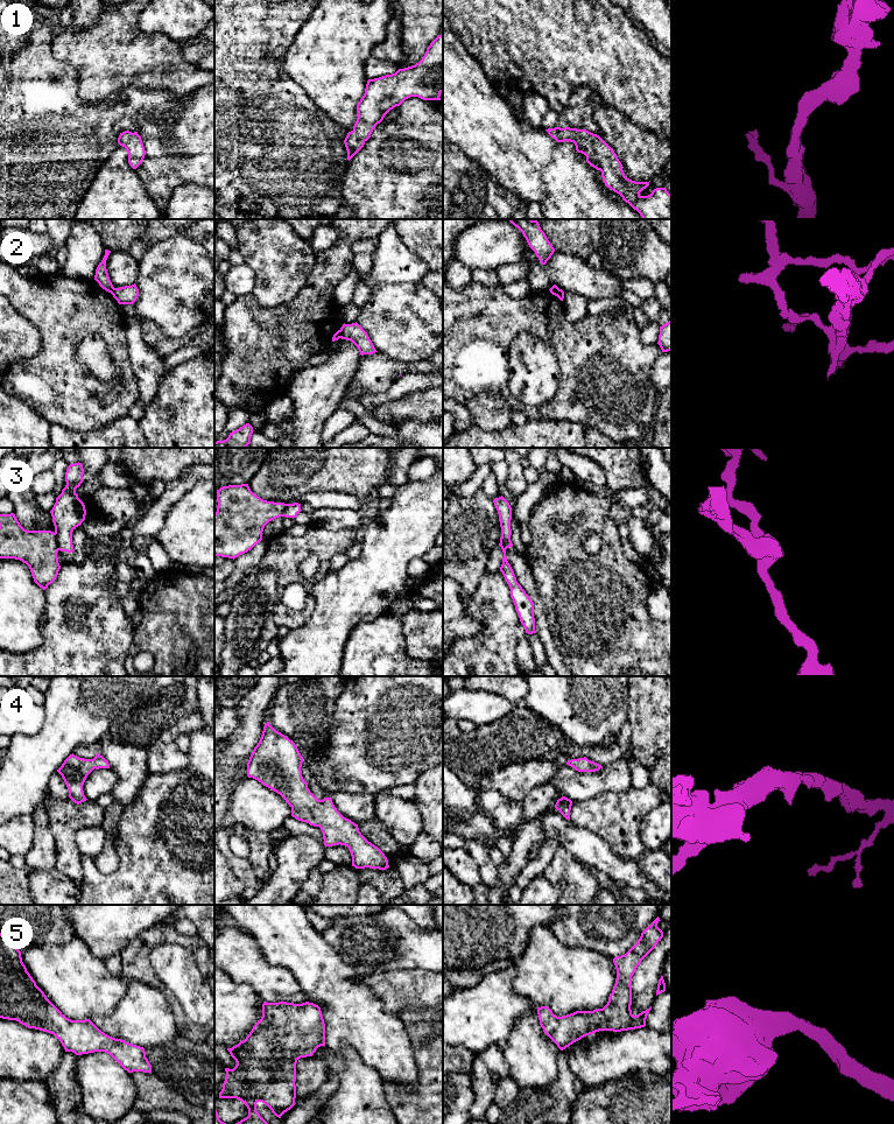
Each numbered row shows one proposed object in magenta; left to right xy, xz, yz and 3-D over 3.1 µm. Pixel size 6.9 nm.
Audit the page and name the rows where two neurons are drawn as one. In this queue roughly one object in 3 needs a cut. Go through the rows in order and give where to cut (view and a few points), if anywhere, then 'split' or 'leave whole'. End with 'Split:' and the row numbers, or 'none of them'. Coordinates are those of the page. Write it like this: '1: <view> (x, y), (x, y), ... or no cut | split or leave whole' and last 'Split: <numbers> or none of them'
1: no cut | leave whole
2: xy (113, 287), (111, 293) | split
3: xy (54, 533), (58, 549) | split
4: no cut | leave whole
5: no cut | leave whole
Split: 2, 3

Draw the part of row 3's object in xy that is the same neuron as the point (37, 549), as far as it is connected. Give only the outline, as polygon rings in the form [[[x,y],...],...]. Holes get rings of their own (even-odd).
[[[14,513],[0,514],[0,559],[26,563],[34,582],[45,590],[61,569],[56,535],[51,531],[27,531]]]

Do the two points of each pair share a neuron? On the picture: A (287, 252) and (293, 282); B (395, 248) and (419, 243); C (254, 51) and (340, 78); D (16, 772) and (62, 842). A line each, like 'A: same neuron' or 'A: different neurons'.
A: same neuron
B: different neurons
C: different neurons
D: different neurons

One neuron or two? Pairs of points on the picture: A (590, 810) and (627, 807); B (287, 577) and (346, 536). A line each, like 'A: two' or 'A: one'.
A: one
B: one

